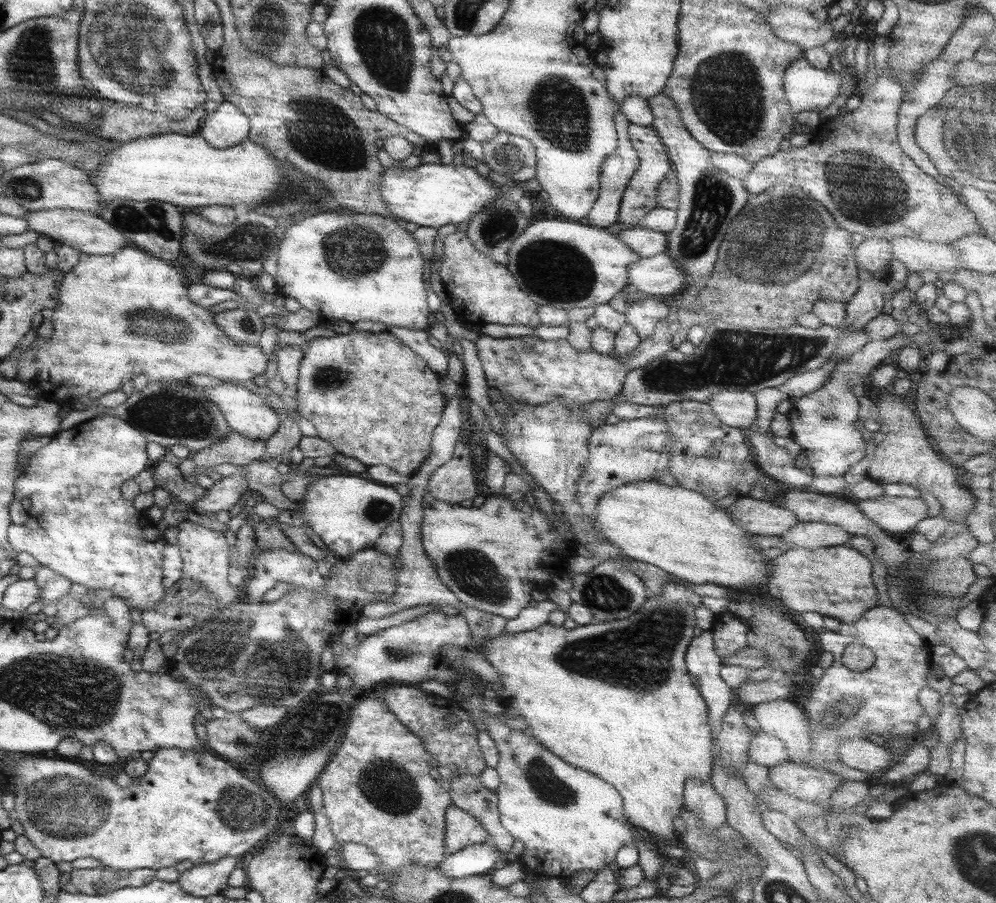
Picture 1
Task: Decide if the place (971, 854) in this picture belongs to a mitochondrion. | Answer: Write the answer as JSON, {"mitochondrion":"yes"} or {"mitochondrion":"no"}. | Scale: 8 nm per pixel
{"mitochondrion":"yes"}

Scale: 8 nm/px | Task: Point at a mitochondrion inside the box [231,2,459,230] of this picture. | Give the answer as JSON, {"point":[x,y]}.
{"point":[384,39]}

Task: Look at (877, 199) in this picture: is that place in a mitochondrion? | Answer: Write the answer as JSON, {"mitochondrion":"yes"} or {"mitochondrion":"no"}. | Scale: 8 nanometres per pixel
{"mitochondrion":"yes"}

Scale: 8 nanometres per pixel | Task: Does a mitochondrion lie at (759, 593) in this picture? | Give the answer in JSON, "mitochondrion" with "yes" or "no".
{"mitochondrion":"no"}

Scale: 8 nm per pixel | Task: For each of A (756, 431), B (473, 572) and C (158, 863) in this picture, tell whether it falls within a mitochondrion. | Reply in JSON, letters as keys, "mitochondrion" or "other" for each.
{"A":"other","B":"mitochondrion","C":"other"}

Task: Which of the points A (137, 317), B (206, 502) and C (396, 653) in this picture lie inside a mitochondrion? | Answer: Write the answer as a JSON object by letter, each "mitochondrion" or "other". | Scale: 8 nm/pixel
{"A":"mitochondrion","B":"other","C":"mitochondrion"}

